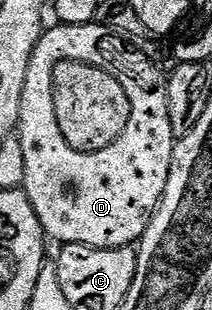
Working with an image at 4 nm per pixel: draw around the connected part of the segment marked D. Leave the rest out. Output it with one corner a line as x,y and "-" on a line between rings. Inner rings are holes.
62,24
51,30
43,31
40,42
36,46
36,50
32,54
32,62
28,66
28,74
24,82
24,94
22,95
22,109
18,115
18,127
16,129
17,135
20,137
26,149
26,161
24,162
24,182
22,188
26,193
28,202
32,202
32,210
36,210
36,218
40,218
40,226
42,231
46,233
51,241
58,240
59,245
64,244
79,244
80,246
88,246
89,248
129,248
137,245
141,241
142,235
148,230
150,220
154,217
154,211
158,209
158,204
162,201
164,190
168,186
168,174
172,166
172,158
174,157
174,145
176,137
172,130
172,122
168,114
168,94
166,93
166,85
168,83
167,77
162,76
162,72
145,56
142,52
137,52
123,37
119,36
117,32
109,32
104,26
95,24
-
62,56
78,57
82,61
91,64
94,67
103,68
108,74
112,74
124,86
125,92
131,98
132,102
132,120
128,122
127,128
120,134
118,144
108,149
100,149
95,153
80,156
78,152
73,151
67,147
67,143
62,140
62,136
57,133
57,120
55,113
55,93
58,83
55,81
57,73
54,72
54,64
61,61

